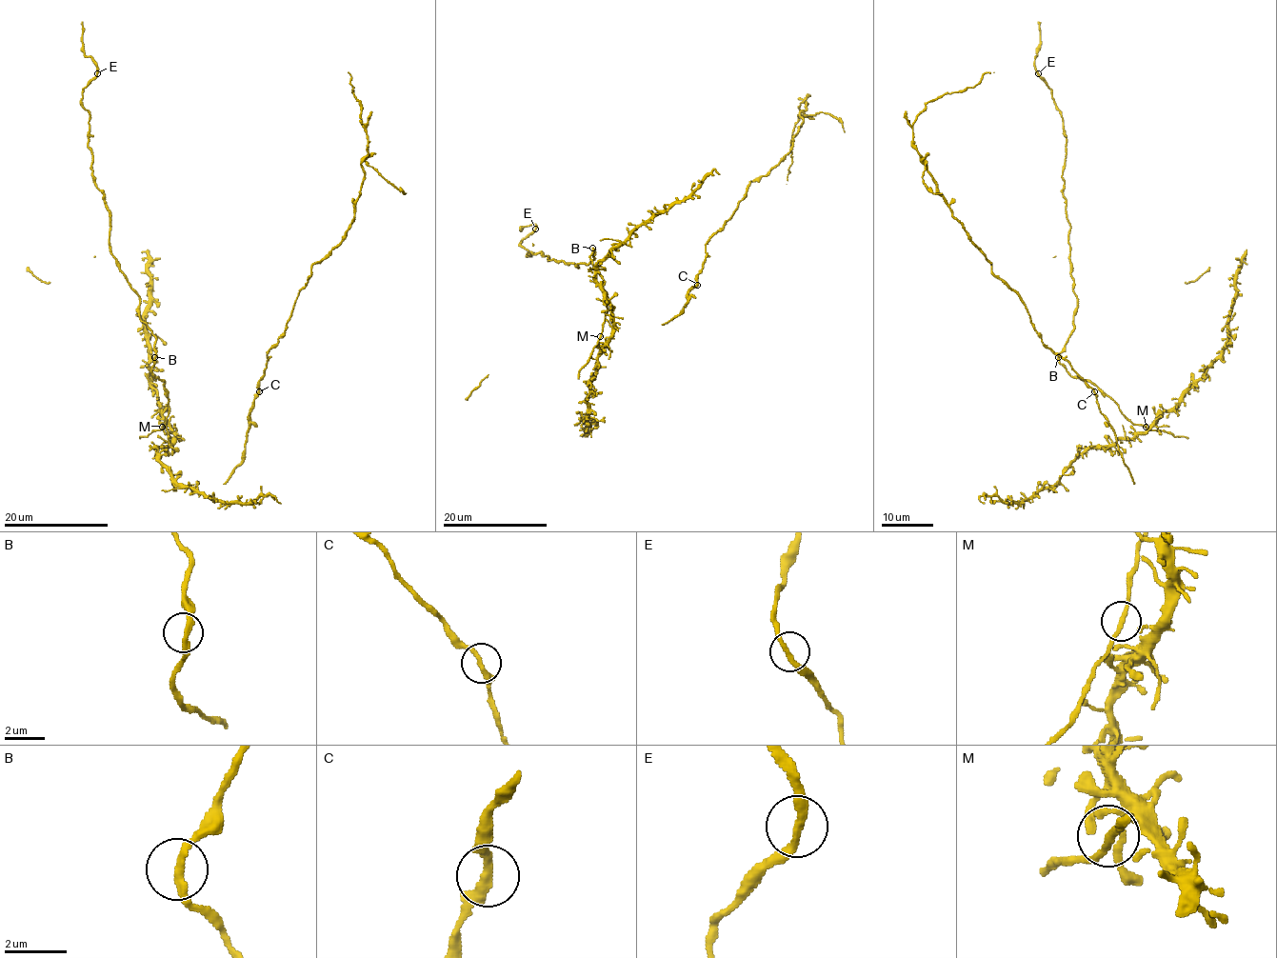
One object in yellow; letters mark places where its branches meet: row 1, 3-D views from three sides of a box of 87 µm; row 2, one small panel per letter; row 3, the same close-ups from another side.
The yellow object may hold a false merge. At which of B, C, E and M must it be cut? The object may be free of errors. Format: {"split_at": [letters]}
{"split_at": []}

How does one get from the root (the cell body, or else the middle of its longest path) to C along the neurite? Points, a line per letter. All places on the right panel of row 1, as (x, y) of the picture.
C: (1127, 468), (1119, 449), (1116, 434), (1101, 412), (1094, 391)

